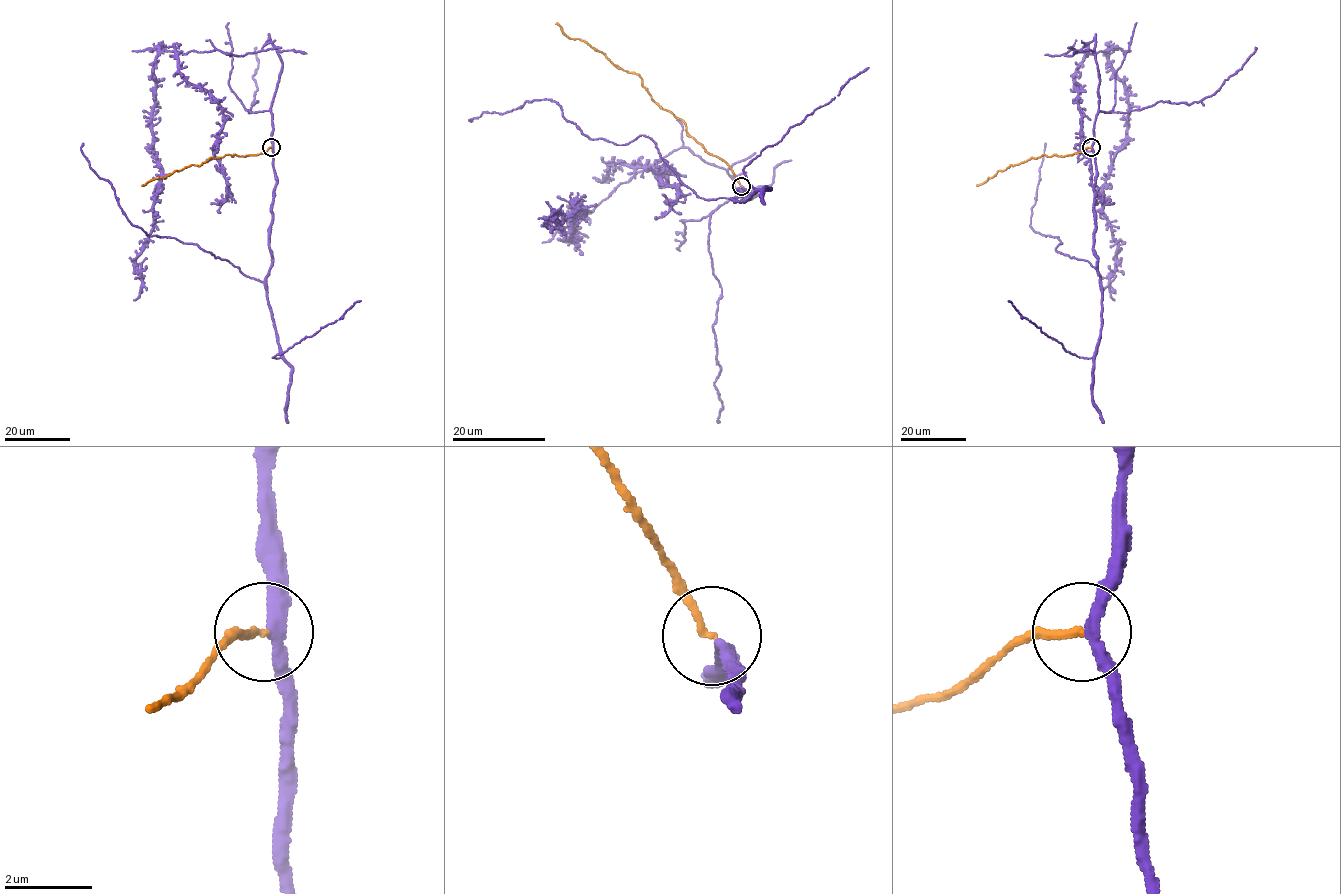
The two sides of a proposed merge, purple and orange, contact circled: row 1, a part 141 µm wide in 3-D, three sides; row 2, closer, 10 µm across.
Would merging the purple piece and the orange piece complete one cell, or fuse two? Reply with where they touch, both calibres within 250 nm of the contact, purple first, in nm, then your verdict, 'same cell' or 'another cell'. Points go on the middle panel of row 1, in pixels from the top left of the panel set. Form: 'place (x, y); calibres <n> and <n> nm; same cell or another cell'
place (741, 186); calibres 300 and 170 nm; same cell

